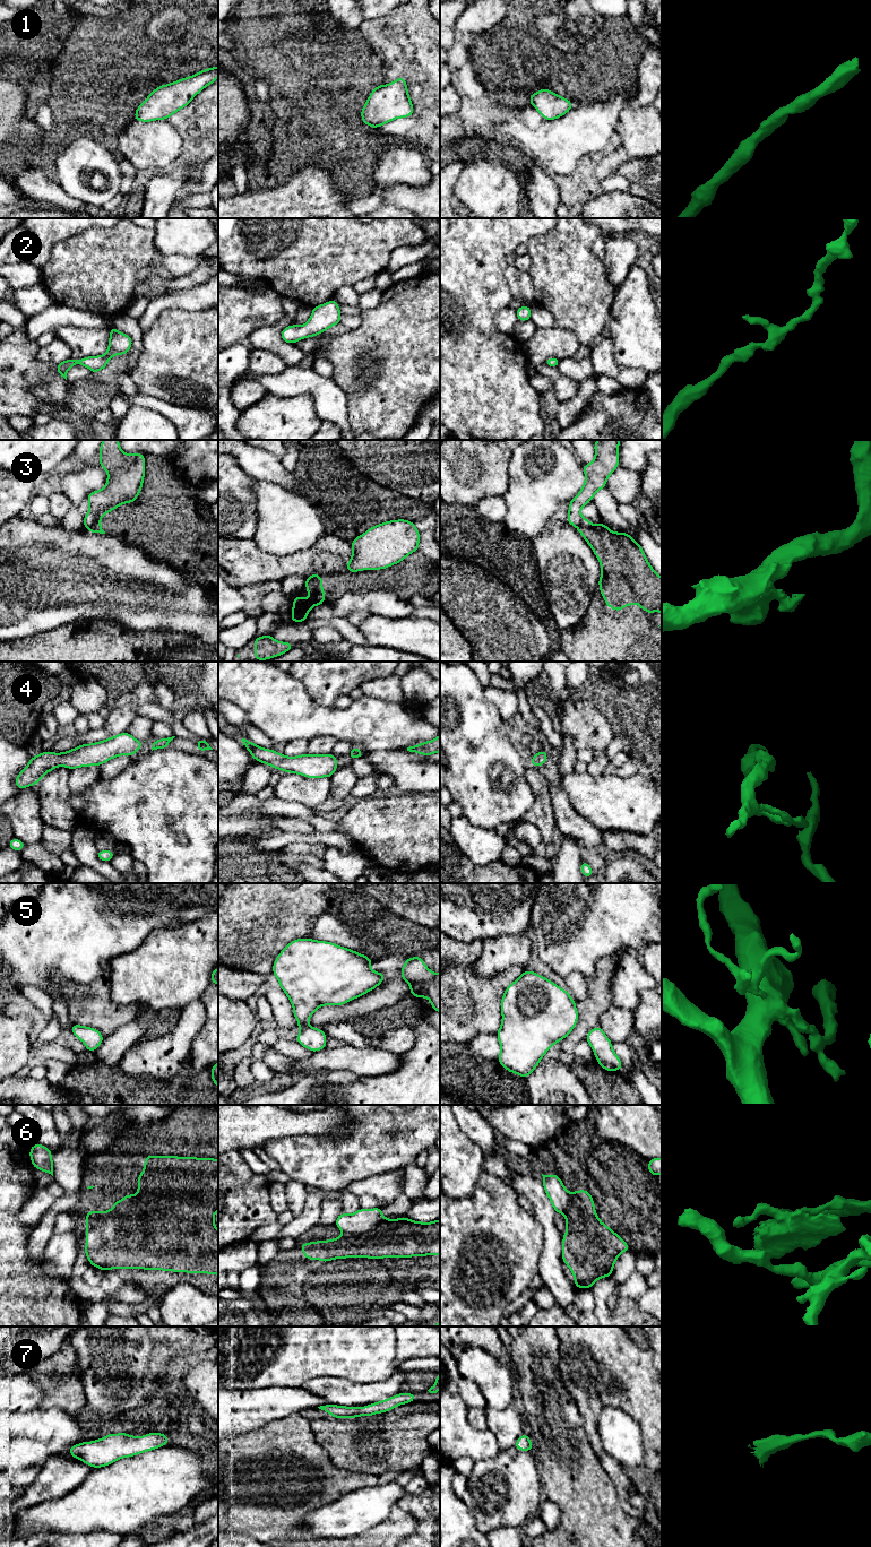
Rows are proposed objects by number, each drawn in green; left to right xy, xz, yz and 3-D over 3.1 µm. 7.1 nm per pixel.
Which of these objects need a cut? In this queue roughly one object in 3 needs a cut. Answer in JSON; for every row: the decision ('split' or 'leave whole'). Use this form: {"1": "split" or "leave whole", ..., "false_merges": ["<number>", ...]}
{"1": "leave whole", "2": "leave whole", "3": "split", "4": "leave whole", "5": "leave whole", "6": "split", "7": "leave whole", "false_merges": ["3", "6"]}

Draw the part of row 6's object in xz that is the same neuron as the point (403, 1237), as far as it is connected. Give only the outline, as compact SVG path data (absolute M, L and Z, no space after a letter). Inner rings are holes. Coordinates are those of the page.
M409 1218L383 1219L379 1225L364 1234L345 1234L329 1241L300 1243L300 1251L307 1260L321 1260L324 1263L344 1258L409 1258L440 1254L440 1219L432 1222L413 1221Z

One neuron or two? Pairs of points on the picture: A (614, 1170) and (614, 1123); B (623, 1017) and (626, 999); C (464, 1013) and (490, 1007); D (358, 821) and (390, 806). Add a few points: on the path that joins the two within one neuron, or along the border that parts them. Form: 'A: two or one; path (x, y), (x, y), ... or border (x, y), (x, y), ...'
A: two; border (594, 1124), (600, 1135), (629, 1147), (638, 1154)
B: two; border (611, 1005), (627, 1008), (632, 1011)
C: one; path (471, 1007), (483, 1007)
D: one; path (365, 821), (376, 821), (382, 814)

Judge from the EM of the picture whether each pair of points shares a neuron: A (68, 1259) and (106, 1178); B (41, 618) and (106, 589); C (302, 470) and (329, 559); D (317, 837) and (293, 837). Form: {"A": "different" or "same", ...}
{"A": "different", "B": "same", "C": "different", "D": "same"}

